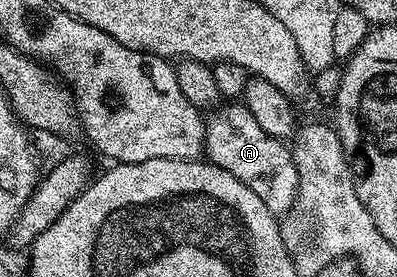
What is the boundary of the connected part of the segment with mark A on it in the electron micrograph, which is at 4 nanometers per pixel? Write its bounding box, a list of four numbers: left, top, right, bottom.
[204,104,298,216]

